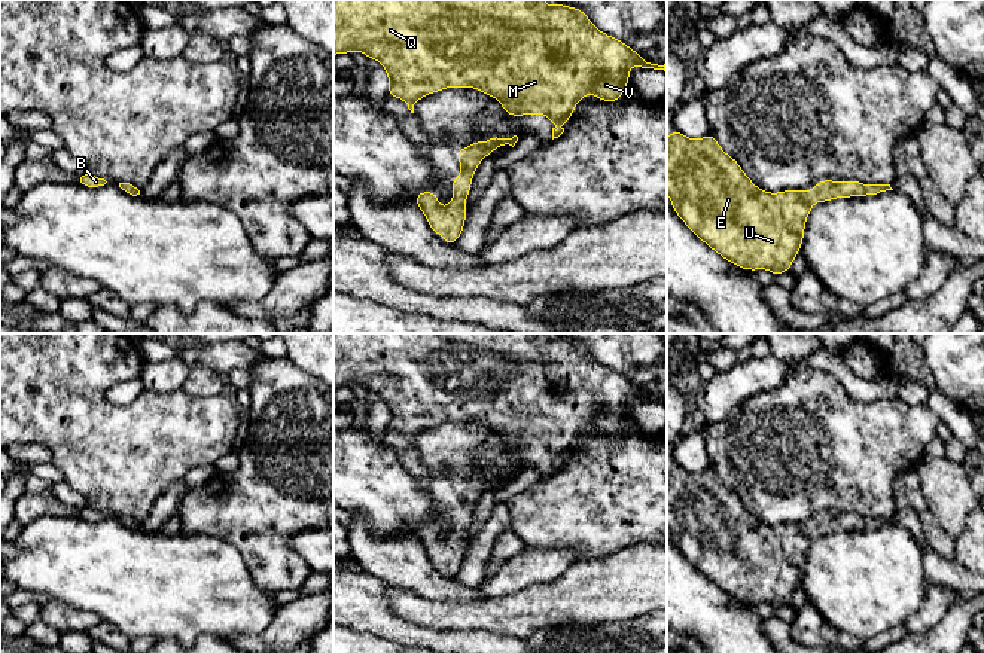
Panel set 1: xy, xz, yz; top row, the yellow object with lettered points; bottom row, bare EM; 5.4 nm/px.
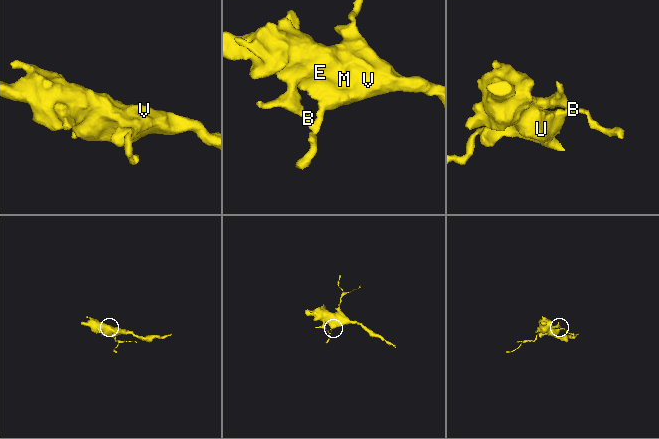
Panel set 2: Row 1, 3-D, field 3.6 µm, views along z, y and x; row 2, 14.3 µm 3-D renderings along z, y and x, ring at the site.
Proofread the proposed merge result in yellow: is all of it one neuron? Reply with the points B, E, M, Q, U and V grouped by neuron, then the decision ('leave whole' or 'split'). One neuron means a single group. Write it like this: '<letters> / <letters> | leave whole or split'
B E M Q U V | leave whole

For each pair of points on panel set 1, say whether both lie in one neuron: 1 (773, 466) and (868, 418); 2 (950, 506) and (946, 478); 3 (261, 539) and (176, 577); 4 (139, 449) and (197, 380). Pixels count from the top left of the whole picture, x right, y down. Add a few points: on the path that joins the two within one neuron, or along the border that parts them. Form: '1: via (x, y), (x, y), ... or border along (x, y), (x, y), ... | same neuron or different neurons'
1: via (797, 451), (835, 451), (844, 442) | same neuron
2: via (950, 499), (946, 485) | same neuron
3: border along (206, 536), (229, 542), (240, 554), (253, 580) | different neurons
4: border along (182, 388), (192, 396), (216, 396), (222, 393) | different neurons

